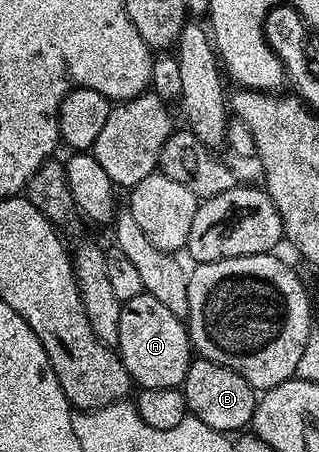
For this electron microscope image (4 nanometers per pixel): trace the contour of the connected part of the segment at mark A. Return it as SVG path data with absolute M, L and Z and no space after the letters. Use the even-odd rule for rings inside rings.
M143 292L124 302L119 315L119 343L115 346L130 378L145 391L168 391L184 386L191 360L191 342L186 322L171 315L159 299Z

